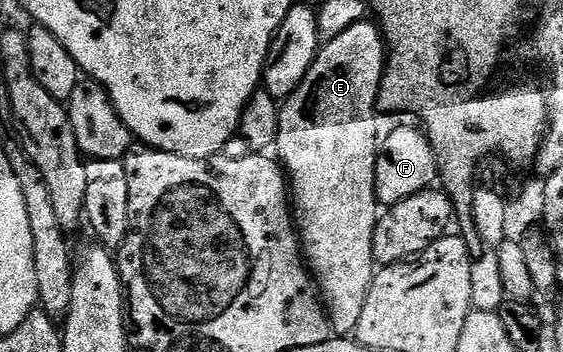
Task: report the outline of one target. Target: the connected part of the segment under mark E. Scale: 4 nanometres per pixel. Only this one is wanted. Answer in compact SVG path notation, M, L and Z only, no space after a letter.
M366 19L347 27L343 35L335 35L335 39L322 44L311 71L280 110L275 153L277 151L276 156L291 182L295 224L307 258L307 268L324 298L330 330L337 335L356 334L359 315L363 315L363 303L367 303L367 291L375 272L373 232L379 216L375 191L375 163L379 148L377 92L381 76L385 74L386 56L384 36L372 20Z

